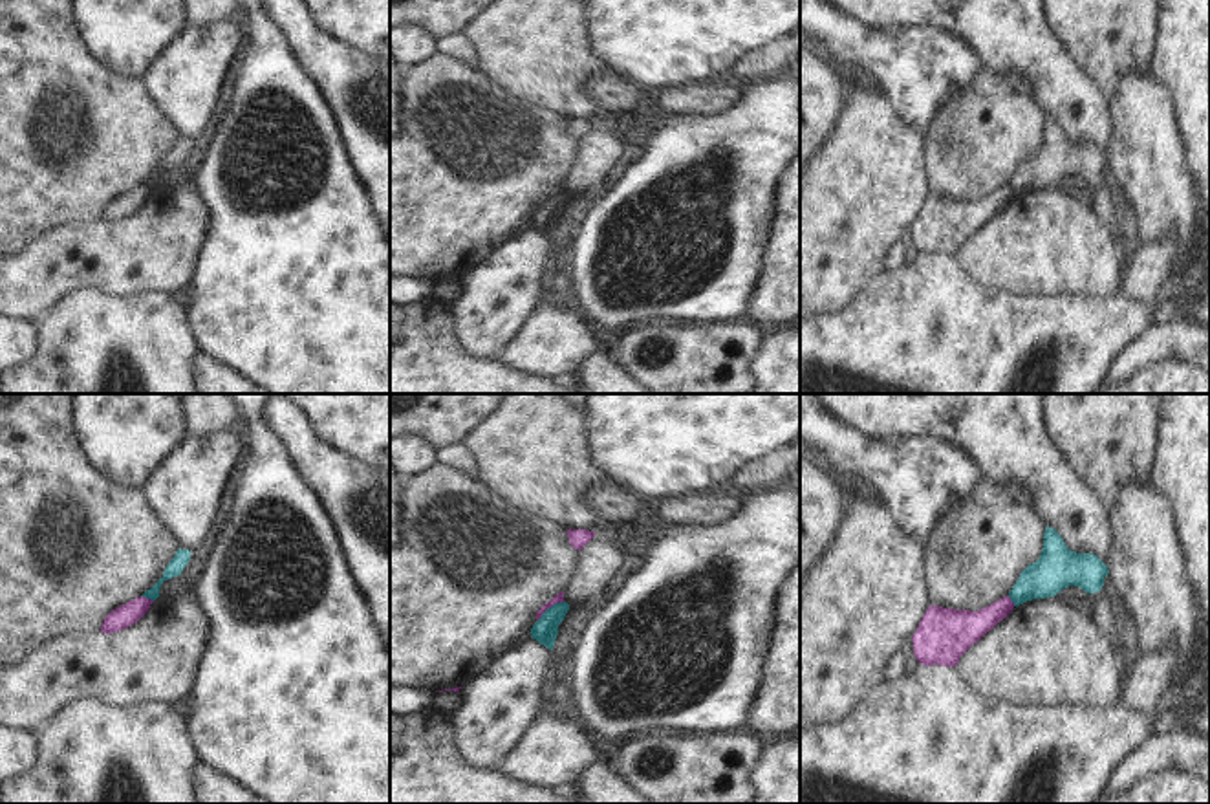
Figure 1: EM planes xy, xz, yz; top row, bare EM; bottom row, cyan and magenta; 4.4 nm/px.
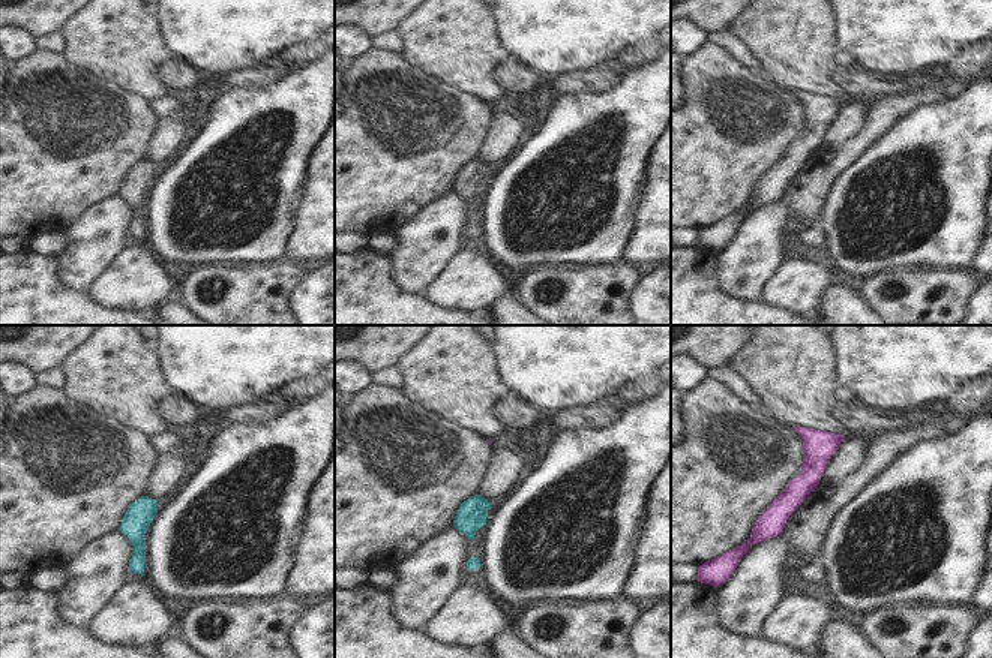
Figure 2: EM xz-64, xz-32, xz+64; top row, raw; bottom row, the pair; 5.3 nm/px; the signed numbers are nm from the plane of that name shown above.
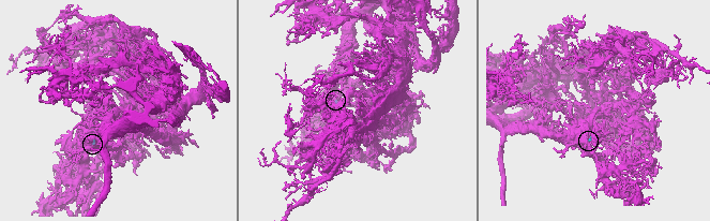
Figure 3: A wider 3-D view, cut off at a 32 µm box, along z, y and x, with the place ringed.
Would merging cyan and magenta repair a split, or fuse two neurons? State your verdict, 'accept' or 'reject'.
reject

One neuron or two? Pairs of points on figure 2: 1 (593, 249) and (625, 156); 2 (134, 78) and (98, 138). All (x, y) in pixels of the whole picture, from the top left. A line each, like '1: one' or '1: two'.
1: one
2: two

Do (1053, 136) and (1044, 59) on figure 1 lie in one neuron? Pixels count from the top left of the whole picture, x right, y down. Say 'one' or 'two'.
two

